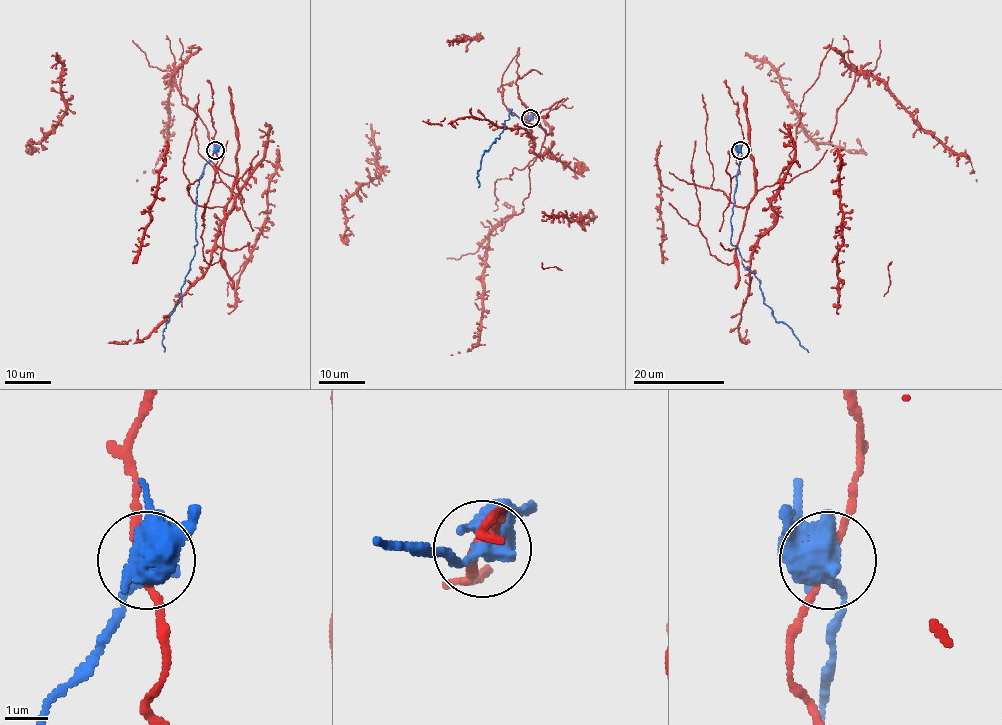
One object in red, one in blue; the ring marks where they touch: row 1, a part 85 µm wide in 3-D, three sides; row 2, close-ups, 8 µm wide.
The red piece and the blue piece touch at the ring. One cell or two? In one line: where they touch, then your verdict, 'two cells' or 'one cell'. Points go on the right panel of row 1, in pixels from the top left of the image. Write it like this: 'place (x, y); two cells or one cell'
place (740, 150); two cells

